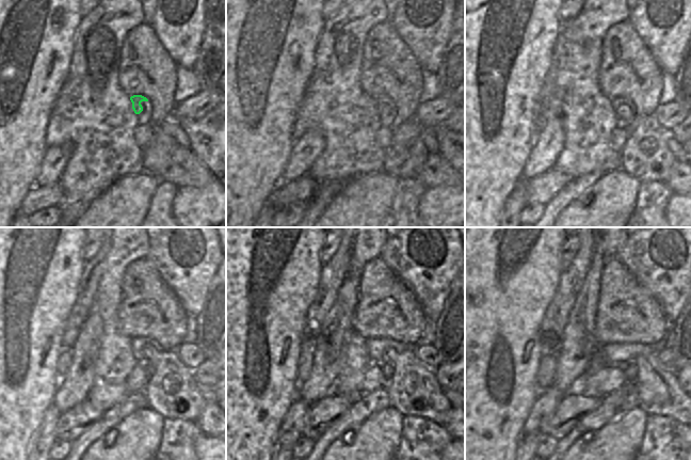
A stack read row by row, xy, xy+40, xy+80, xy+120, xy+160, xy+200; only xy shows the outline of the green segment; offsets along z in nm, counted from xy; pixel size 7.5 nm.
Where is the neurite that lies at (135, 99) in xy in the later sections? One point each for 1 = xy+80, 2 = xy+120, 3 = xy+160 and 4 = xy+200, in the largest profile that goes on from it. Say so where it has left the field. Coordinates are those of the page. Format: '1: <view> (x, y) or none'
1: xy+80 (645, 156)
2: xy+120 (171, 391)
3: xy+160 (413, 390)
4: xy+200 (659, 393)

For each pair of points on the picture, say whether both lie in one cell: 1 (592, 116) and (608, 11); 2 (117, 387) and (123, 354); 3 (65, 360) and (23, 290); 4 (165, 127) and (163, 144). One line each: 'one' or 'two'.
1: one
2: one
3: two
4: two

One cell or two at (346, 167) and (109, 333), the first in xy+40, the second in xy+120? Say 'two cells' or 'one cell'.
one cell

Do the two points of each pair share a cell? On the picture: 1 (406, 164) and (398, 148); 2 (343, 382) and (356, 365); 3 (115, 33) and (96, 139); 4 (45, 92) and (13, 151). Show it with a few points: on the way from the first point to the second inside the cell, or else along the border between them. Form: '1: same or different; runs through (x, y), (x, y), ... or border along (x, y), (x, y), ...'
1: same; runs through (402, 162), (401, 153)
2: same; runs through (348, 378), (352, 369)
3: same; runs through (102, 60), (97, 65), (96, 112)
4: same; runs through (30, 107), (13, 124), (13, 136)

